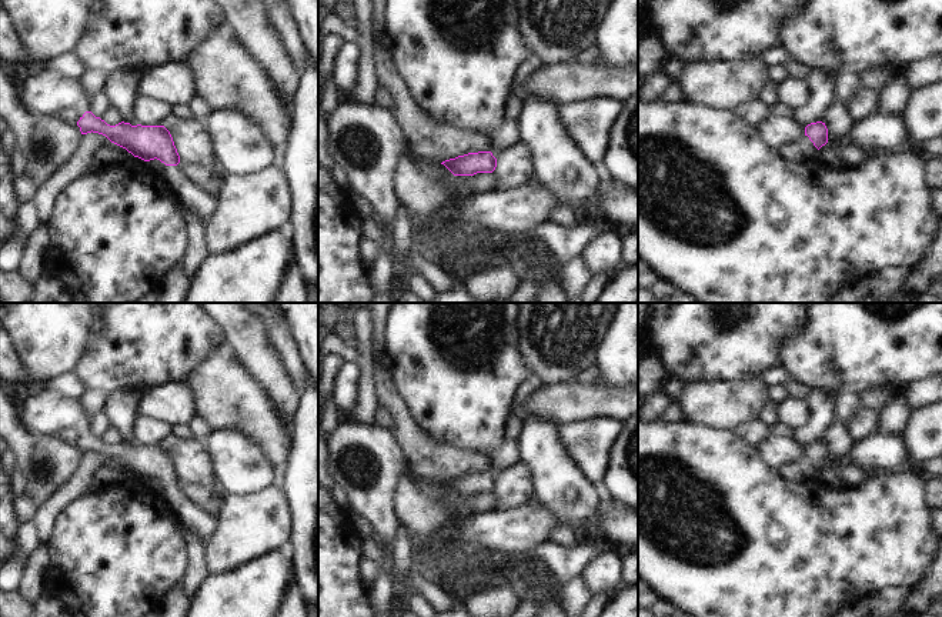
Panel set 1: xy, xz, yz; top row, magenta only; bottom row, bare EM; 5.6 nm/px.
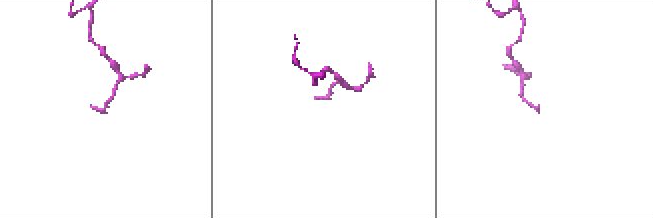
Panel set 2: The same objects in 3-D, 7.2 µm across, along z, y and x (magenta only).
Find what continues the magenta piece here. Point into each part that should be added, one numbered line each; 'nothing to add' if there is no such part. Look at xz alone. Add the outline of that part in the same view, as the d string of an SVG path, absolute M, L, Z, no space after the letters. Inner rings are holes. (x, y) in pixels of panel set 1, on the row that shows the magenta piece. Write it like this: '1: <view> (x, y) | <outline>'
nothing to add

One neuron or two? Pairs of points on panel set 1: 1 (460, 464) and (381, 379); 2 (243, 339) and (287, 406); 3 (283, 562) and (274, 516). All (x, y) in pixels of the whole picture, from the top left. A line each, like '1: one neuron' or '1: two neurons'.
1: one neuron
2: one neuron
3: two neurons

